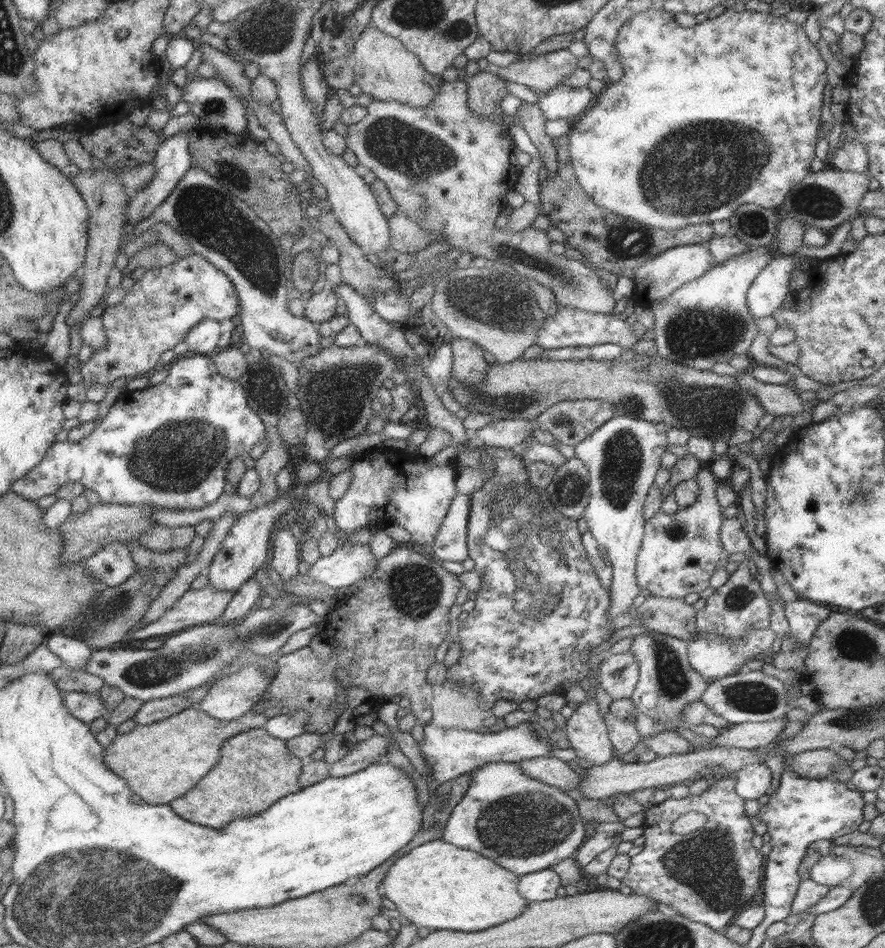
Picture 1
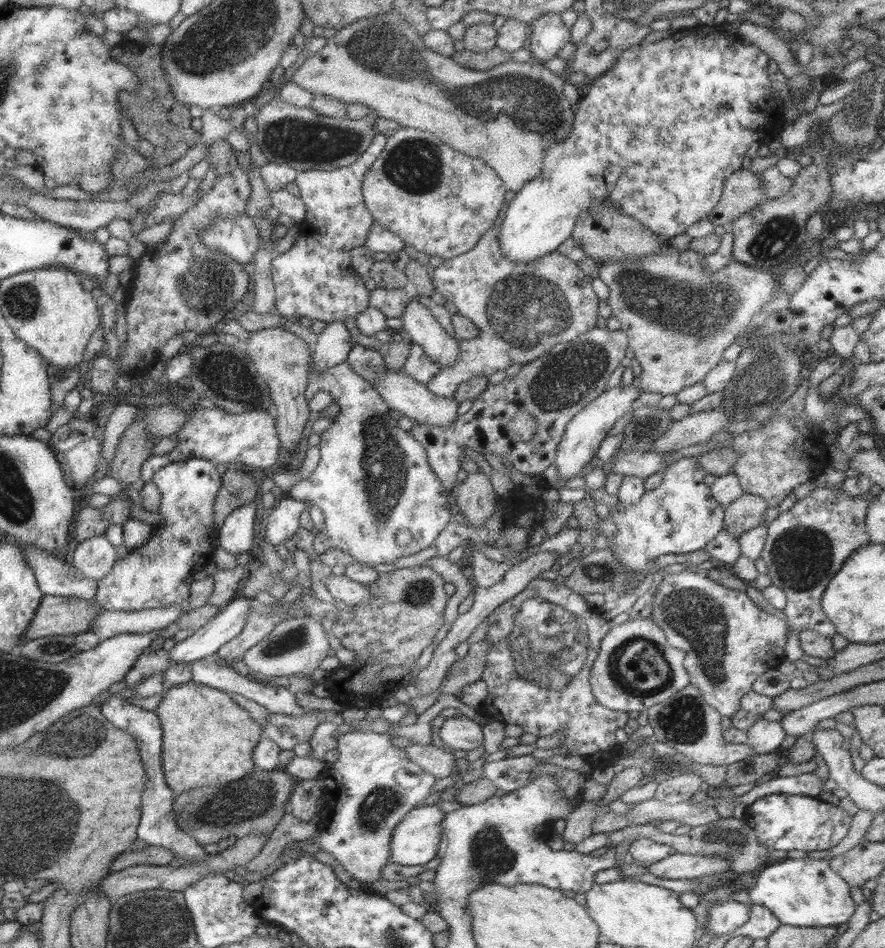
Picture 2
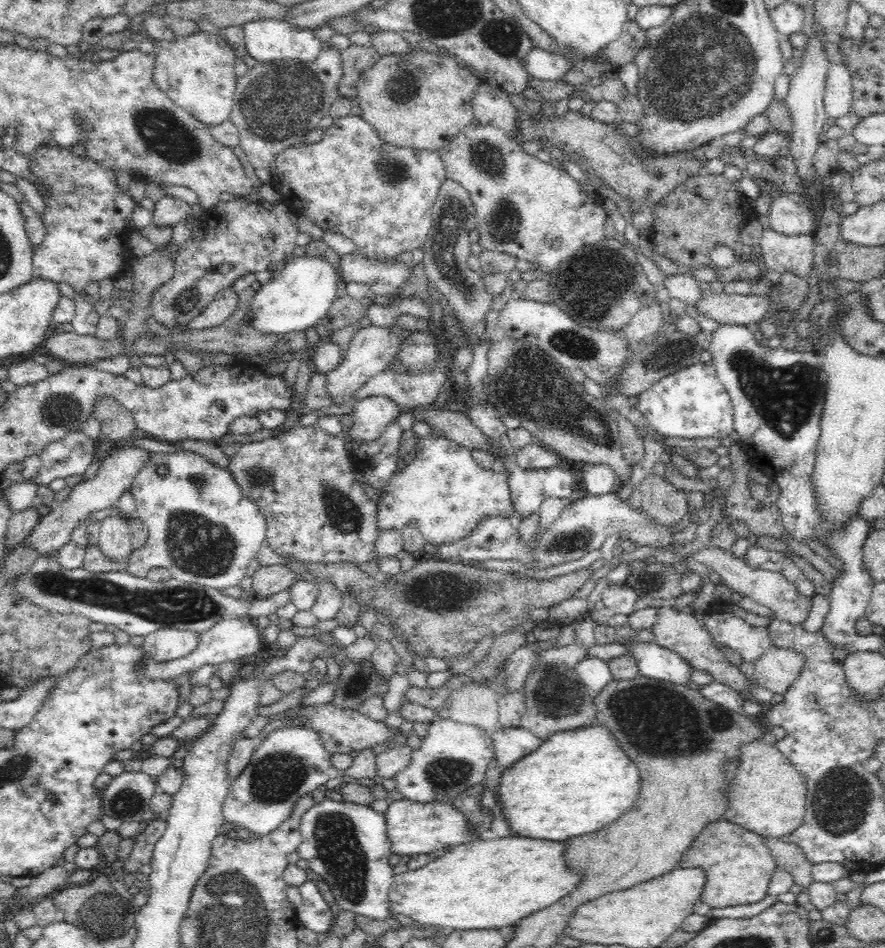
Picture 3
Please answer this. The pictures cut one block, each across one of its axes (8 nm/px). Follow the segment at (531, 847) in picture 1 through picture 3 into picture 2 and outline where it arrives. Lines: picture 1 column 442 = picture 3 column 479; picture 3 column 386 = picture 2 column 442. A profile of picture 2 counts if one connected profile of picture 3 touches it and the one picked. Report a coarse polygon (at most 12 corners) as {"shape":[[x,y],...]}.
{"shape":[[411,809],[393,829],[390,862],[436,858],[445,814]]}

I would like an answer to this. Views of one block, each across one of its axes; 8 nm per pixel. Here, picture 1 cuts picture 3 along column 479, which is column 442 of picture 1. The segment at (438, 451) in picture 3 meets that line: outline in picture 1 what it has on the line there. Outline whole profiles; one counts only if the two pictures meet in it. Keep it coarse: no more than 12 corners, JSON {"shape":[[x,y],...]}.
{"shape":[[379,446],[334,501],[342,538],[398,524],[432,543],[459,466]]}

